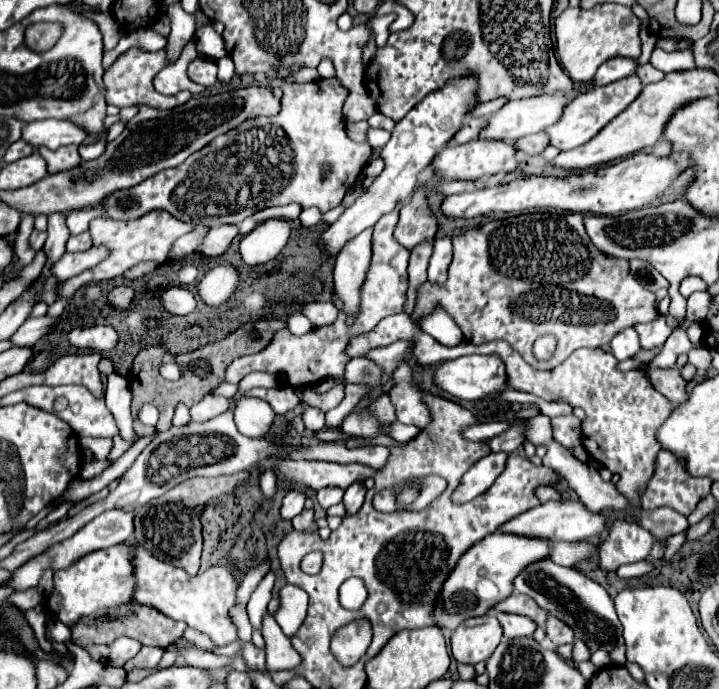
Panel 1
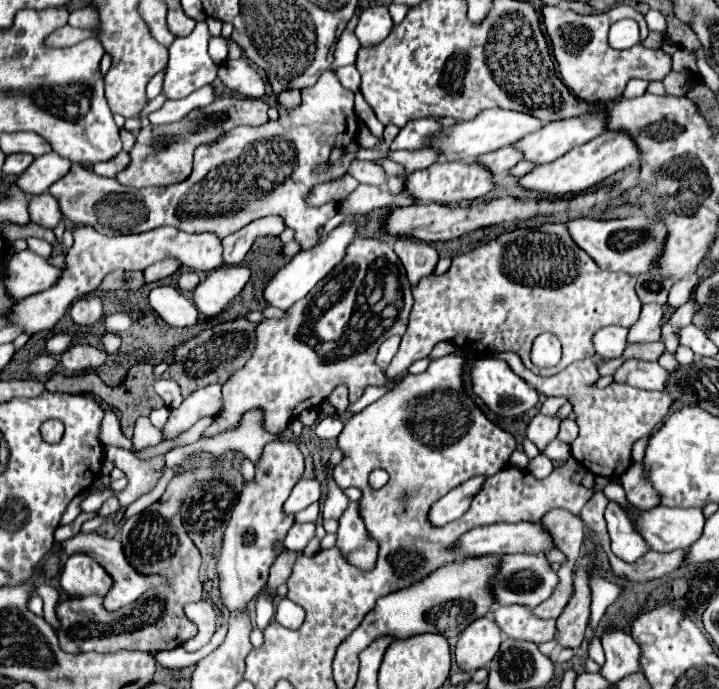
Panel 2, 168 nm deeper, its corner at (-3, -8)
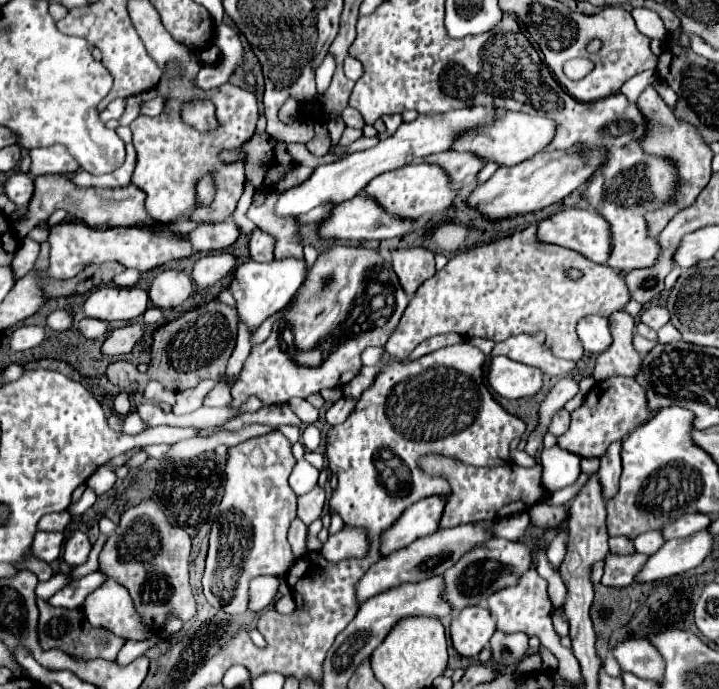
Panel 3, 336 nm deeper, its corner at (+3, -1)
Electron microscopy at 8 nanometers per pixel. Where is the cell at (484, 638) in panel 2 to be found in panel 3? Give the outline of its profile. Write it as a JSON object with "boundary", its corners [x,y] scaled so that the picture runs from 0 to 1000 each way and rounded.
{"boundary":[[[647,881],[627,901],[627,930],[638,951],[663,954],[688,919],[688,901],[677,881]]]}

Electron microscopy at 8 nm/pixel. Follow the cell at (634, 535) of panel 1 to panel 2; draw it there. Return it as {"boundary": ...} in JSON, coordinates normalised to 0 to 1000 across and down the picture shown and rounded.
{"boundary":[[[858,729],[844,731],[841,755],[850,781],[850,798],[855,807],[861,807],[866,816],[880,819],[880,813],[889,813],[889,807],[900,804],[900,787],[880,769],[872,746],[864,740]]]}

